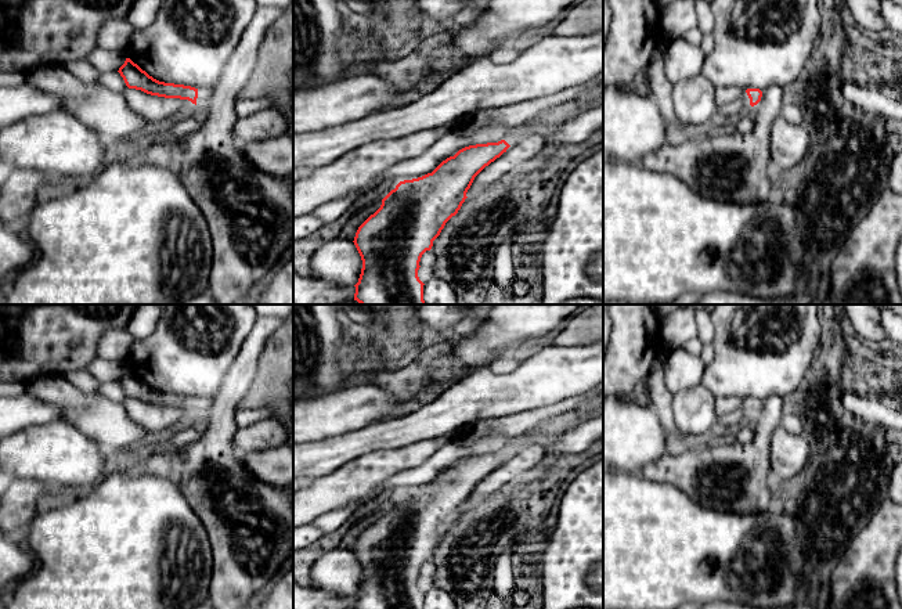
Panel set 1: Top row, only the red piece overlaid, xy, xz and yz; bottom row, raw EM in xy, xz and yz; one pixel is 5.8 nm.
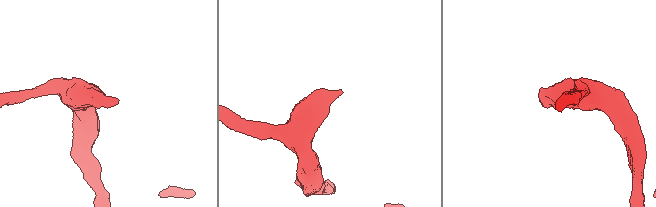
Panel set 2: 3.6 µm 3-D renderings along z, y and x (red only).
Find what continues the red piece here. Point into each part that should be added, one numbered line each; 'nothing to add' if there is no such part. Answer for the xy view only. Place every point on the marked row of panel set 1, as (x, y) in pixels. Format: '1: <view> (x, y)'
1: xy (205, 93)

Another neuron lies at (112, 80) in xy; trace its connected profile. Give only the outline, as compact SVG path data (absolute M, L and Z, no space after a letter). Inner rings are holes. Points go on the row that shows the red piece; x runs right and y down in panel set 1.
M118 71L100 73L98 84L101 84L105 89L112 90L115 93L122 93L127 89L123 78L120 76L120 73Z

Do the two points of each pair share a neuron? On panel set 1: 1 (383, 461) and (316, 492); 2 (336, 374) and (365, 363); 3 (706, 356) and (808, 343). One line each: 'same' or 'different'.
1: same
2: different
3: different

